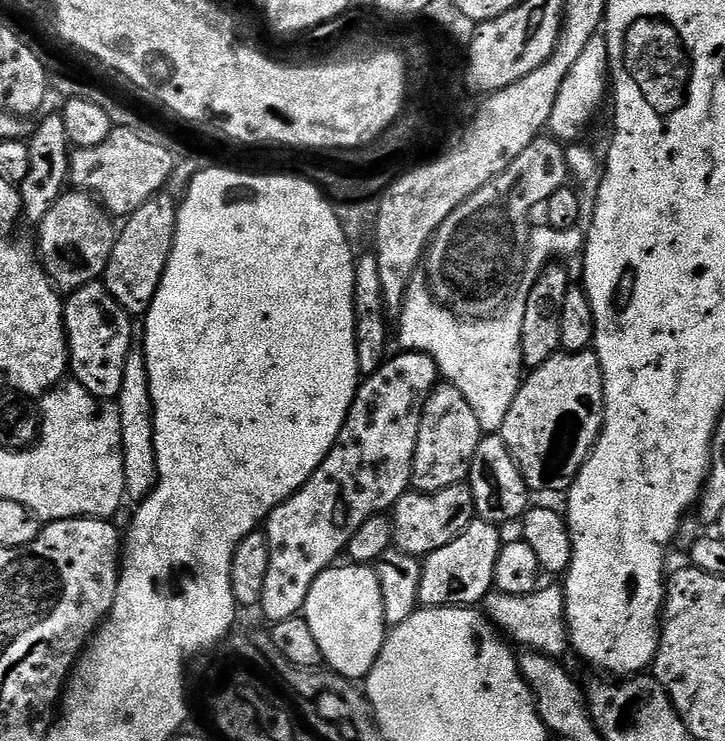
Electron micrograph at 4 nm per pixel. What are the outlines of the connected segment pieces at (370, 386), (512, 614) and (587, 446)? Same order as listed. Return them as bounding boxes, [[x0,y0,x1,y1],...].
[[258,351,438,622],[482,586,569,658],[498,351,604,493]]

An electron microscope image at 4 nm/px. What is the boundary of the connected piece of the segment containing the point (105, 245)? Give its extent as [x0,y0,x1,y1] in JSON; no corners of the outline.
[34,190,118,293]

